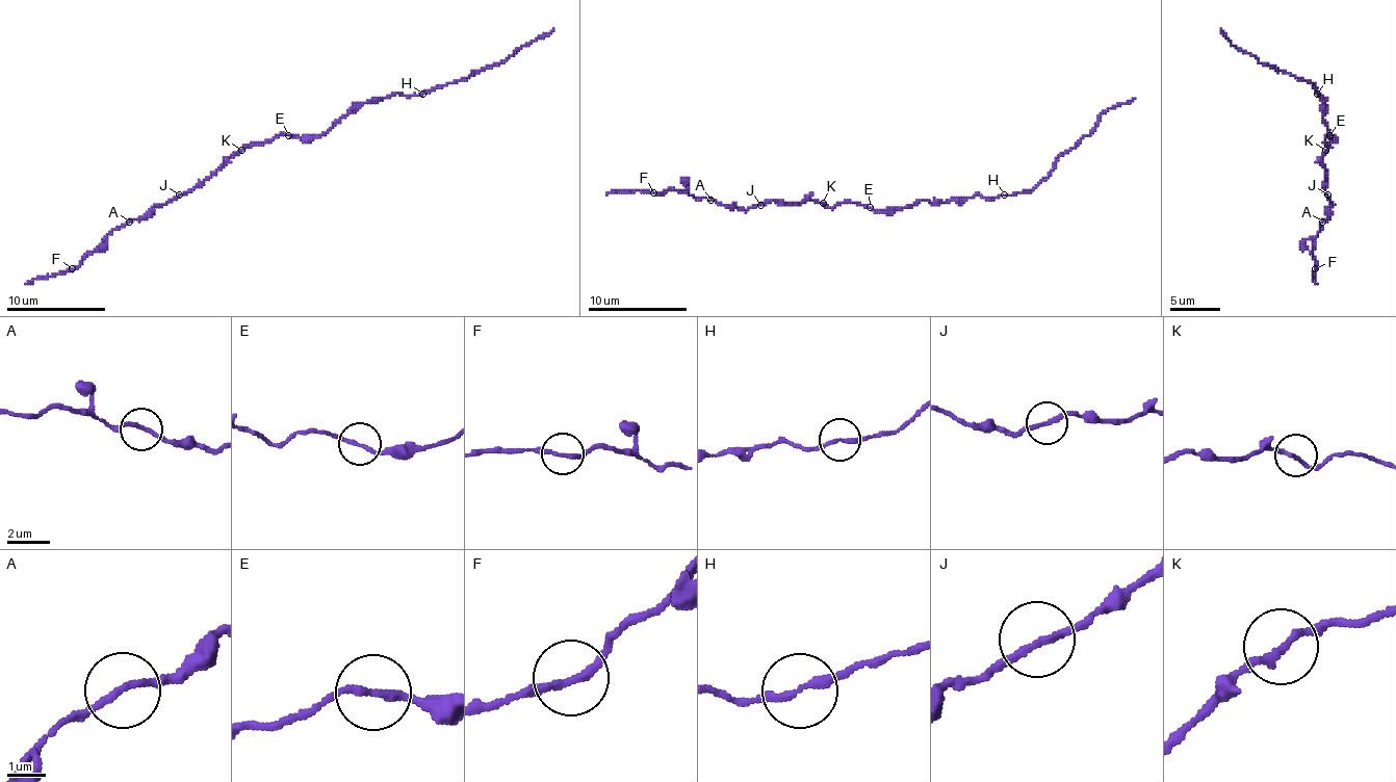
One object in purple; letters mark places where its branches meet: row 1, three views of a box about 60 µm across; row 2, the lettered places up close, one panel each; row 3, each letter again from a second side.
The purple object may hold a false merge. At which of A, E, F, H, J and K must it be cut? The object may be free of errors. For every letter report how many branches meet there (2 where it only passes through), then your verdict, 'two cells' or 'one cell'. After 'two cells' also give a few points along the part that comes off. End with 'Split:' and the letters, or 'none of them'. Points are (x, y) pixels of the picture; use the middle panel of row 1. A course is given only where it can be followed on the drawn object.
A: branches 2; one cell
E: branches 2; one cell
F: branches 2; one cell
H: branches 2; one cell
J: branches 2; one cell
K: branches 2; one cell
Split: none of them

